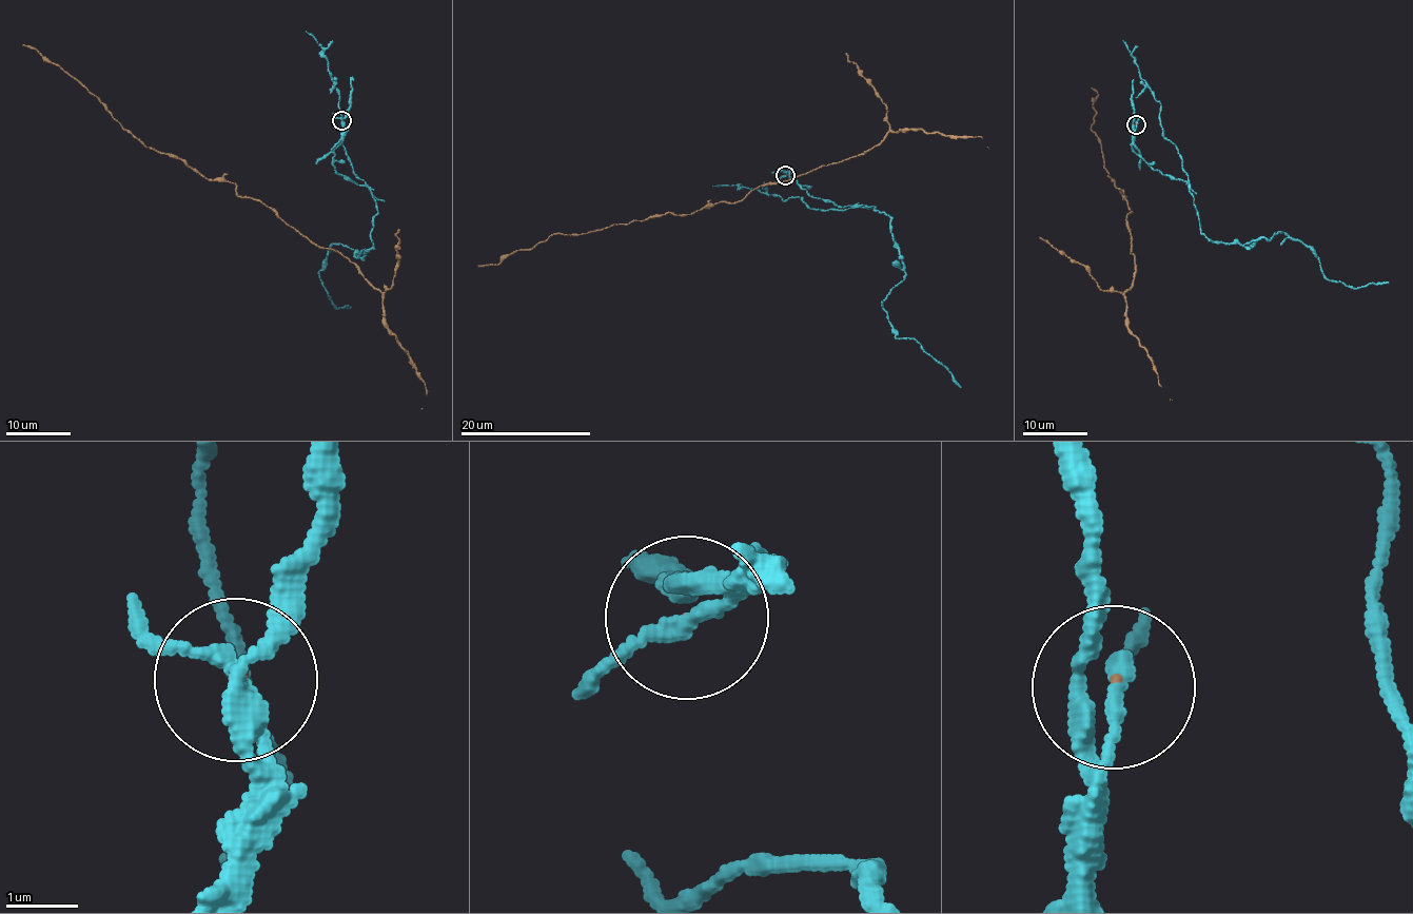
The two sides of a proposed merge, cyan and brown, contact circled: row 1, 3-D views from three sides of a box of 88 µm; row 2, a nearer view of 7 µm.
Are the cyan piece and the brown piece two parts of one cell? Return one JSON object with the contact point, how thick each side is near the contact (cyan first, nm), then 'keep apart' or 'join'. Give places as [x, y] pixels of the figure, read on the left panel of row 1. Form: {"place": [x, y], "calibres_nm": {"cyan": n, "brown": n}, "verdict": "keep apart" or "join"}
{"place": [341, 120], "calibres_nm": {"cyan": 200, "brown": 40}, "verdict": "keep apart"}

